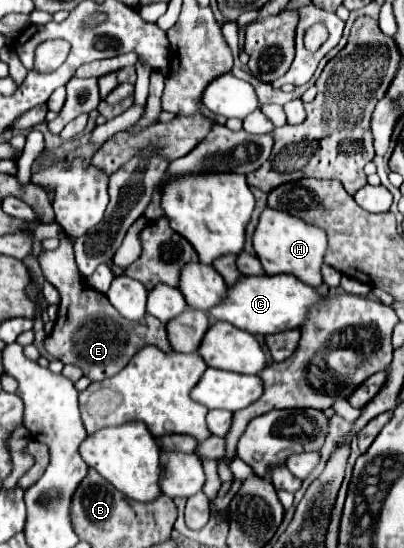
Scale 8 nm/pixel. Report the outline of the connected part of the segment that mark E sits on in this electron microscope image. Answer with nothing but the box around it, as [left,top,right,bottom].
[38,237,172,381]

